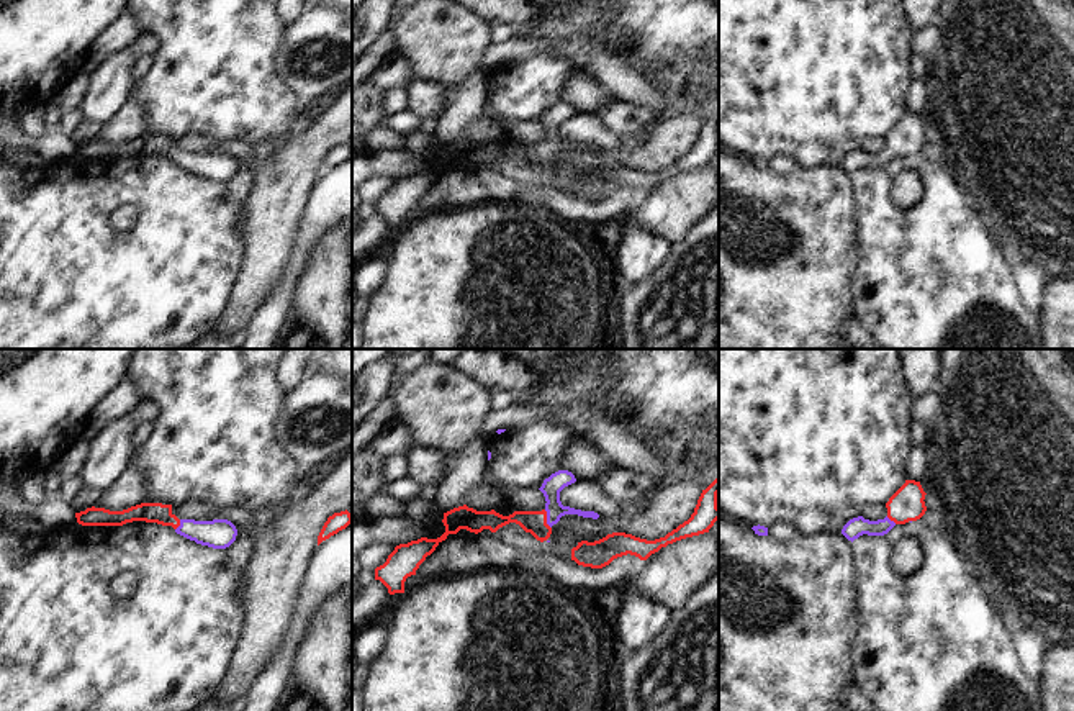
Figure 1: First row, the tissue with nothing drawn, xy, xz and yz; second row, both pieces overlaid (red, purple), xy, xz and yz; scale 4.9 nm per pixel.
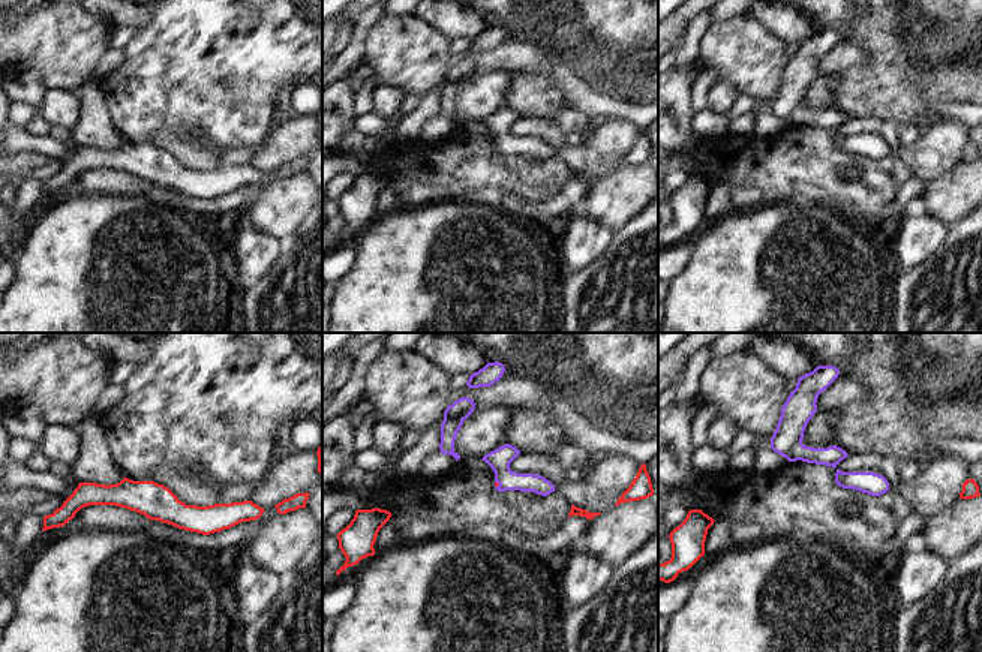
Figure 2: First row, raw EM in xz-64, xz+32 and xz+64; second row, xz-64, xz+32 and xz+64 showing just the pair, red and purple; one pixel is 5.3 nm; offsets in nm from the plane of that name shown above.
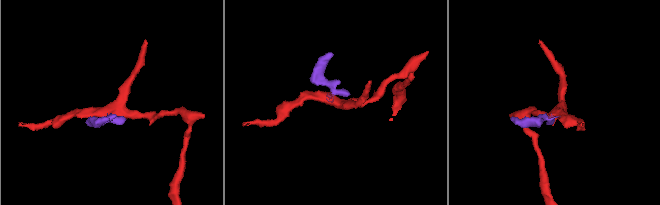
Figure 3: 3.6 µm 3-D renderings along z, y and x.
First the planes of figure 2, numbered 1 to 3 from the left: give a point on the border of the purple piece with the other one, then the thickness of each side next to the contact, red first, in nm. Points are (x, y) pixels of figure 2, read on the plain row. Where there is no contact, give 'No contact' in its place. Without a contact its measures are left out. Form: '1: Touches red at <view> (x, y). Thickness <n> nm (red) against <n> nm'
1: No contact
2: Touches red at xz+32 (495, 149). Thickness 20 nm (red) against 120 nm
3: No contact

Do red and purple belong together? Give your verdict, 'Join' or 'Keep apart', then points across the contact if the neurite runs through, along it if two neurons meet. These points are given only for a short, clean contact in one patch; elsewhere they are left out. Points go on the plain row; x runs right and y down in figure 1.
Join. Path across: xz (531, 154), (546, 153), (552, 146), (552, 118)

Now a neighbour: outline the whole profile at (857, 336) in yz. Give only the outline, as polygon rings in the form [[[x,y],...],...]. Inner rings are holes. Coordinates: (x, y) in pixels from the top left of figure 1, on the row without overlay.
[[[853,318],[850,321],[850,328],[845,336],[845,346],[853,346],[858,349],[879,349],[871,334],[864,329],[864,326]]]

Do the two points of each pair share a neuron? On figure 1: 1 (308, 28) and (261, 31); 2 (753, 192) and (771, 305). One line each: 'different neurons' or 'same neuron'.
1: different neurons
2: same neuron

